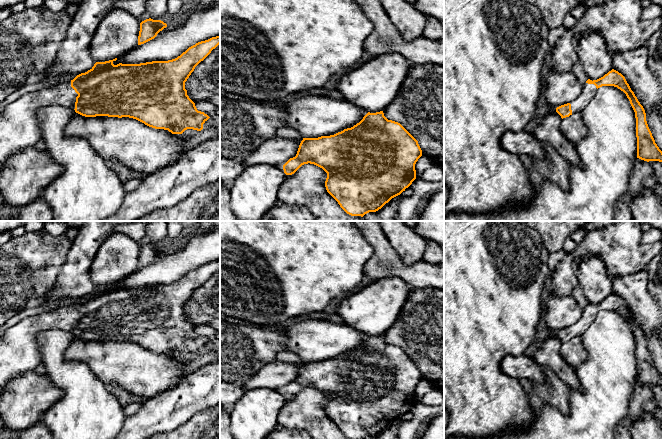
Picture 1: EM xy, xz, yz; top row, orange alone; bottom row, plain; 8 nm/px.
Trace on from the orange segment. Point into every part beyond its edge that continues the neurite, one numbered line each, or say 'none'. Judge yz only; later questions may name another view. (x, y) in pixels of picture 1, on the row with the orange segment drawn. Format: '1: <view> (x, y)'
1: yz (588, 92)

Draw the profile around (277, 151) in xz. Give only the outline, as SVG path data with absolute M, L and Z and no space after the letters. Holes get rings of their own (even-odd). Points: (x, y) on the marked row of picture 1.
M273 137L264 141L254 152L242 159L246 165L268 163L283 167L290 159L296 156L299 145L303 140Z

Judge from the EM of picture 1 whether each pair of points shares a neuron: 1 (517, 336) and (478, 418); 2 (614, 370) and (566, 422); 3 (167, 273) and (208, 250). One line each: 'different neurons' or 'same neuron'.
1: same neuron
2: same neuron
3: same neuron

